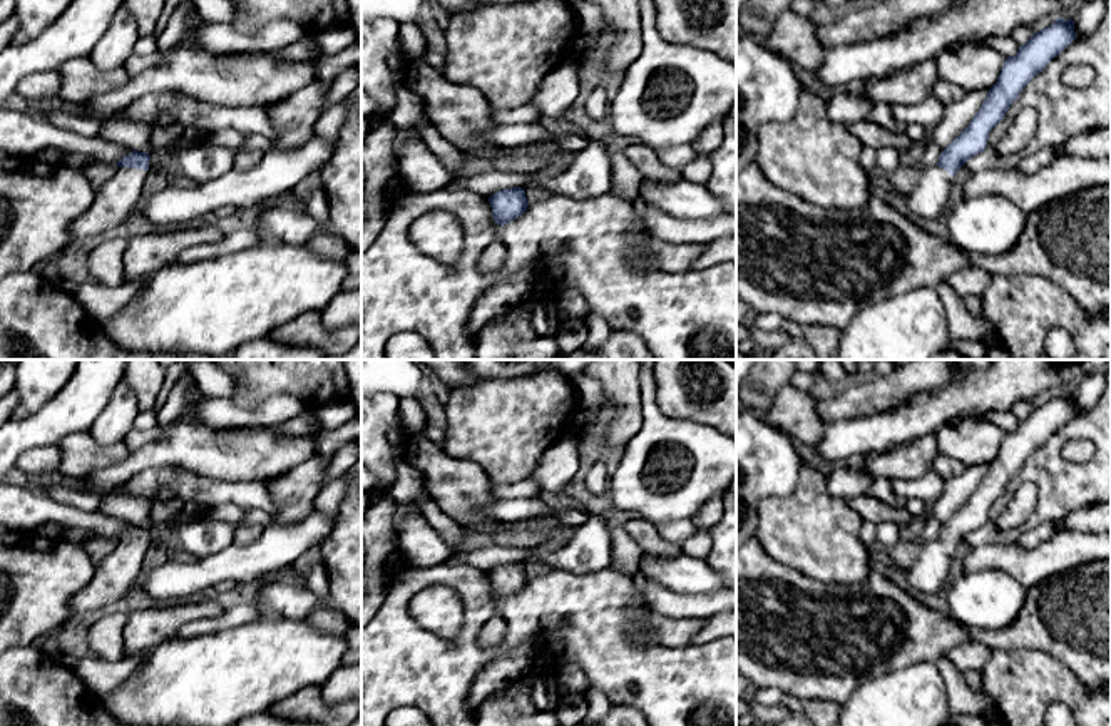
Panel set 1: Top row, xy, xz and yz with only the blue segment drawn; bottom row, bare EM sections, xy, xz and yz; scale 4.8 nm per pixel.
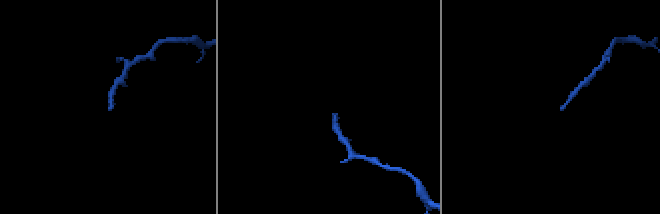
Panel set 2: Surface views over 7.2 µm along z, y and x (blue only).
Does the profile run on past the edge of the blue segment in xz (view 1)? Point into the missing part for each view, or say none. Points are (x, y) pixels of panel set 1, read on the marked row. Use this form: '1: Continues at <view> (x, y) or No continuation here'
1: No continuation here

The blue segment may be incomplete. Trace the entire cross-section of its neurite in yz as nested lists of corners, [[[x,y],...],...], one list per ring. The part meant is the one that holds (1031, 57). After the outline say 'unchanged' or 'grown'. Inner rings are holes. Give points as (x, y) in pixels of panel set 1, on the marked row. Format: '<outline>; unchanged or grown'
[[[1056,18],[1049,27],[1007,57],[997,82],[989,89],[970,124],[940,152],[934,167],[924,169],[909,196],[909,214],[925,219],[944,217],[949,209],[955,172],[987,146],[989,132],[1004,119],[1022,89],[1076,38],[1073,18]]]; grown

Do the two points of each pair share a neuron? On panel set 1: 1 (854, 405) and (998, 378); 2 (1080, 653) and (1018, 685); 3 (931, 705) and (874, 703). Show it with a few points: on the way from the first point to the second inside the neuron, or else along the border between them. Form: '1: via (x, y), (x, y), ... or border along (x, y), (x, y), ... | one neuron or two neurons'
1: border along (966, 377), (934, 392), (921, 392), (904, 403) | two neurons
2: border along (1024, 648), (1046, 651), (1085, 685), (1091, 686) | two neurons
3: via (917, 705), (887, 705) | one neuron

